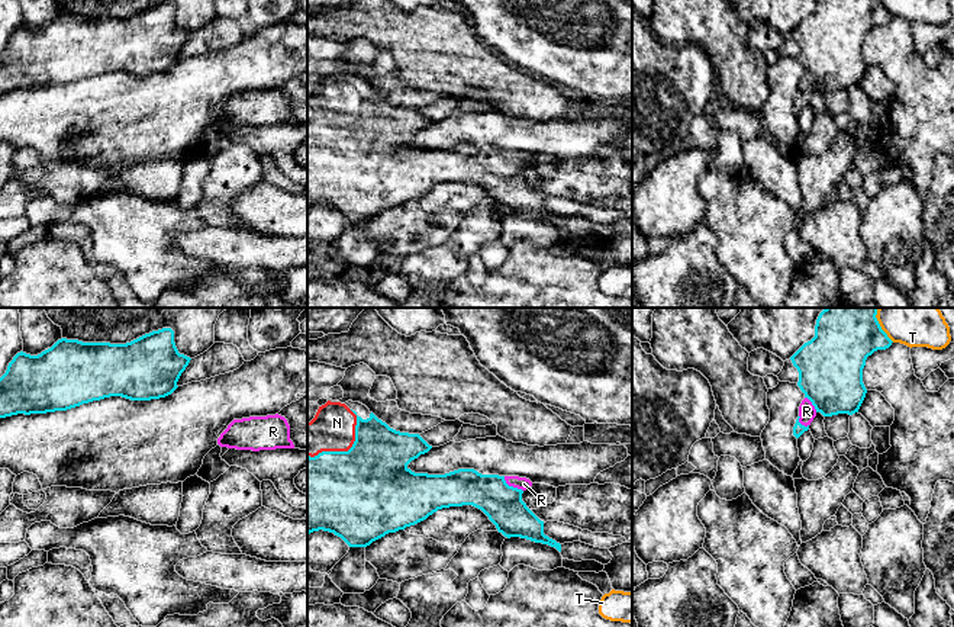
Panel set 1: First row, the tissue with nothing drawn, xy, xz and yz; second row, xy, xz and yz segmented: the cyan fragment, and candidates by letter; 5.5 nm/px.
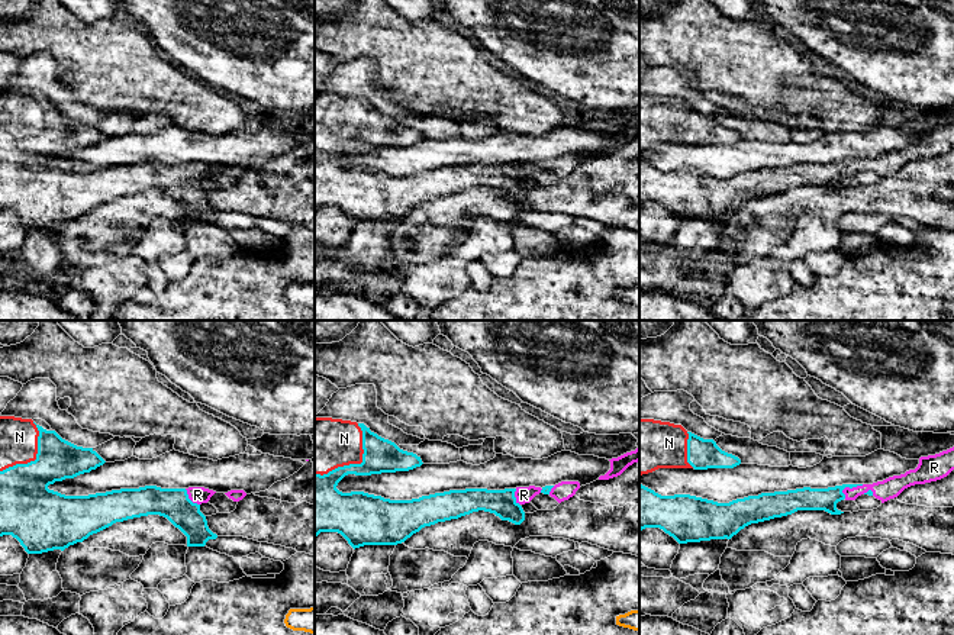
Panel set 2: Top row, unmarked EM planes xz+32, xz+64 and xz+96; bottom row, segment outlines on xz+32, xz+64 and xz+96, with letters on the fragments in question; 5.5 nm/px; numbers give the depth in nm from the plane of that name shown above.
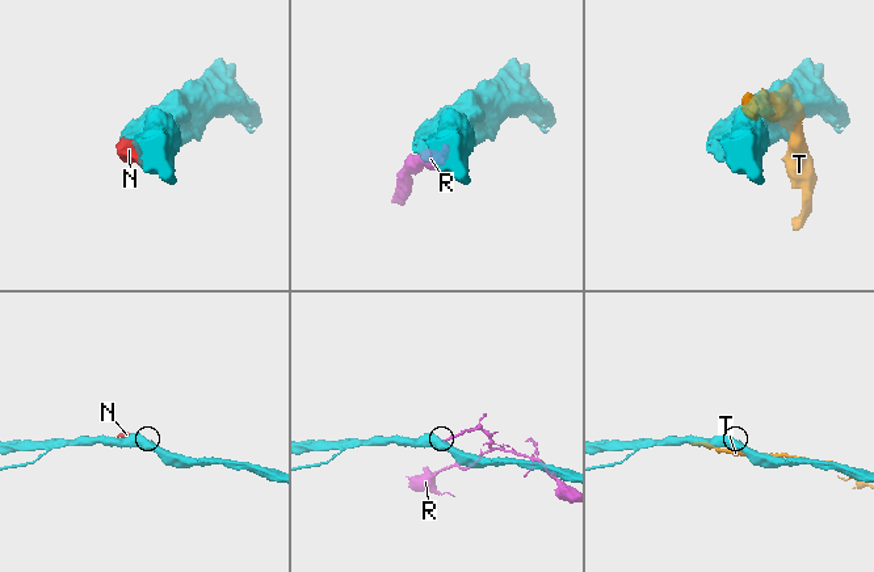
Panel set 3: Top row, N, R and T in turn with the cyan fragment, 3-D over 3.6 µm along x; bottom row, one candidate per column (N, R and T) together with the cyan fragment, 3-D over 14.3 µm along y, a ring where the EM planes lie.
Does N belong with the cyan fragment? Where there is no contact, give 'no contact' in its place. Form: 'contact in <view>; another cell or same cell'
contact in xz; same cell

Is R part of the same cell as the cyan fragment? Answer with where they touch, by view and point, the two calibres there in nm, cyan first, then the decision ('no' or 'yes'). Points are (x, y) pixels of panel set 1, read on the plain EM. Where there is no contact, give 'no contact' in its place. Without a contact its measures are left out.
xz (512, 161) | 220/70 nm | yes

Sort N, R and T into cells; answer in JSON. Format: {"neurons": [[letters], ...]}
{"neurons": [["N", "R"], ["T"]]}

